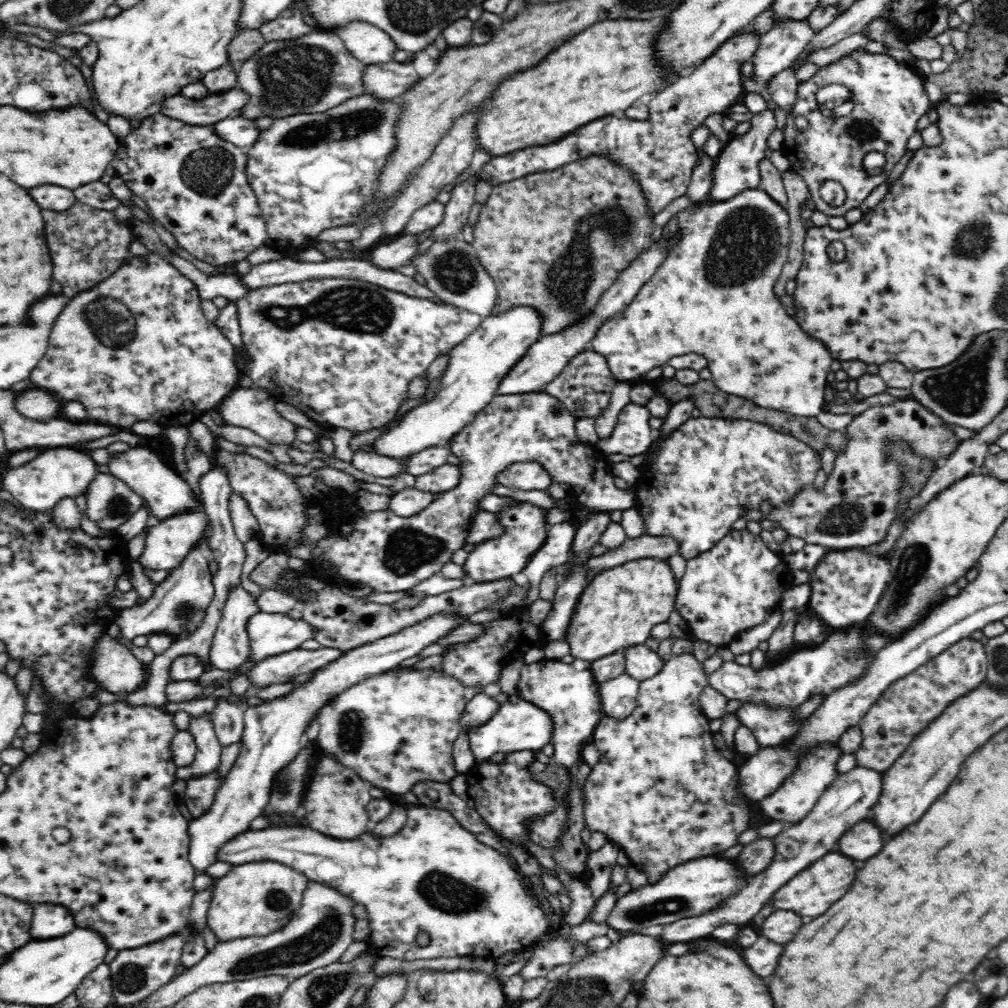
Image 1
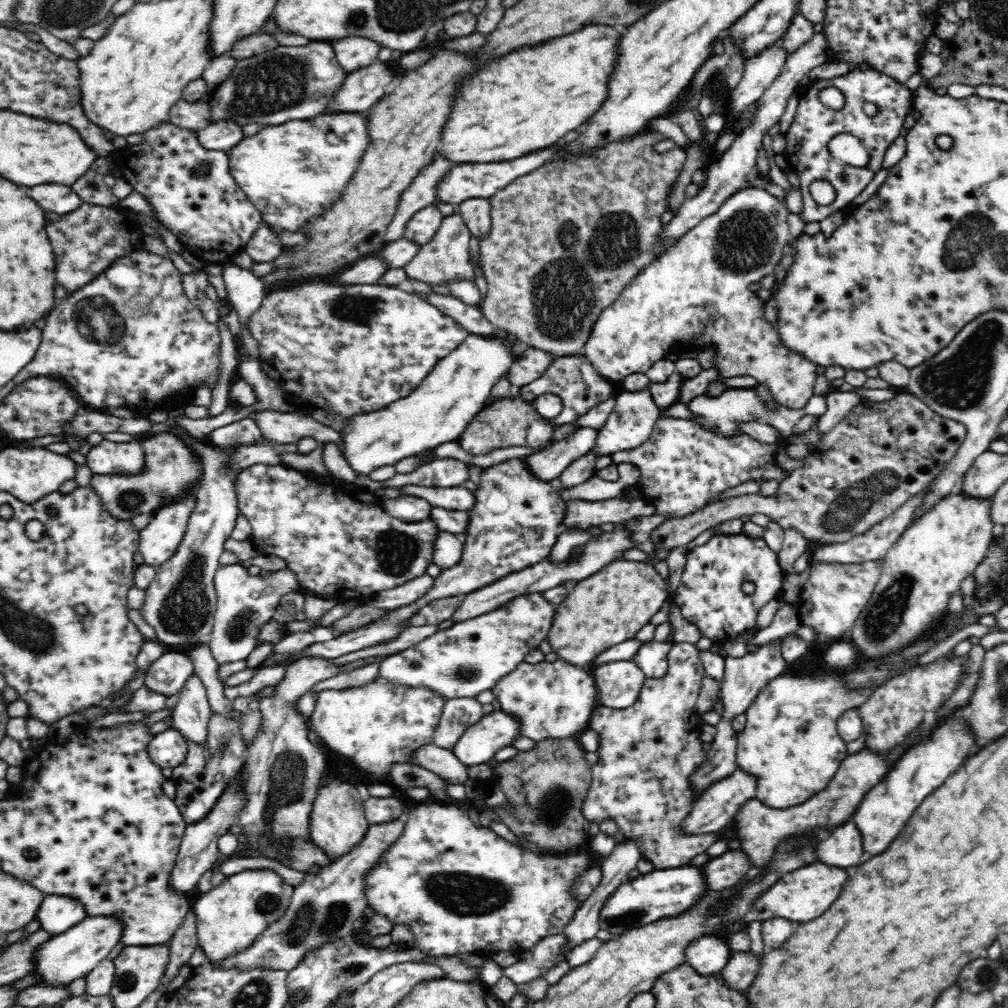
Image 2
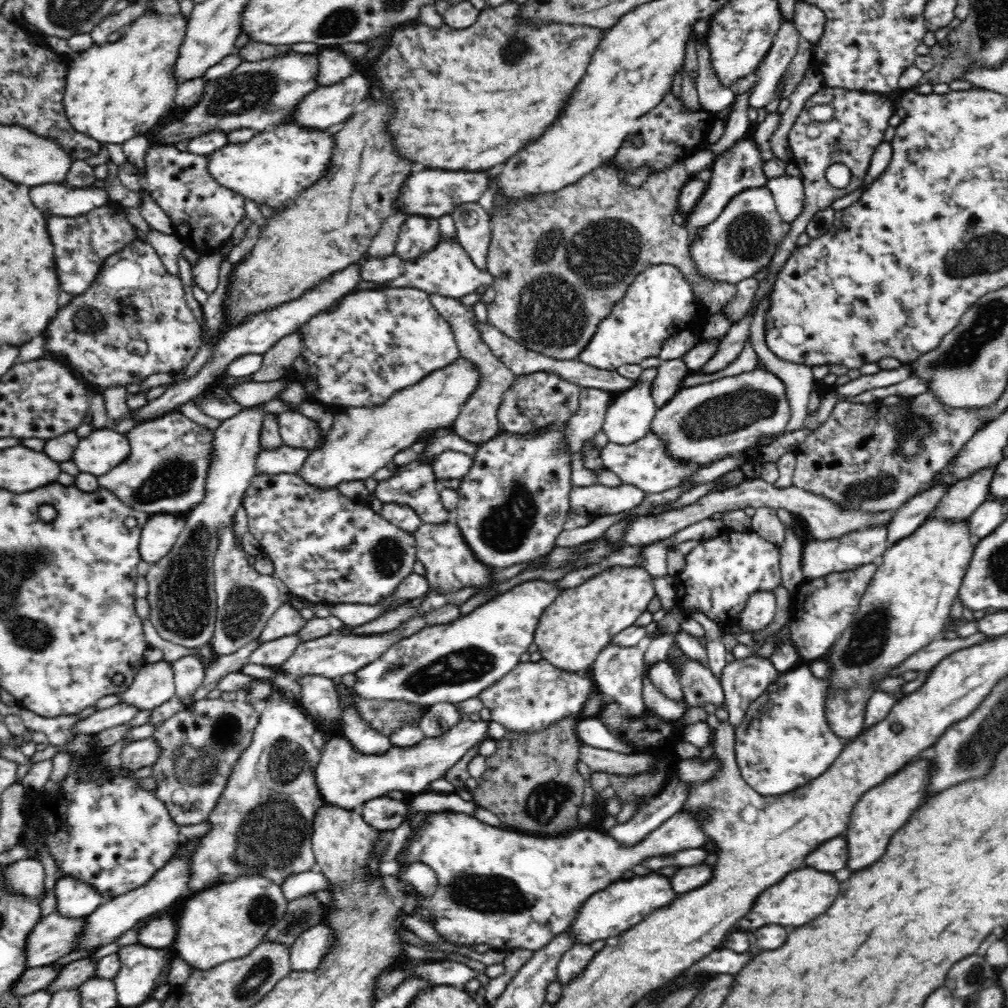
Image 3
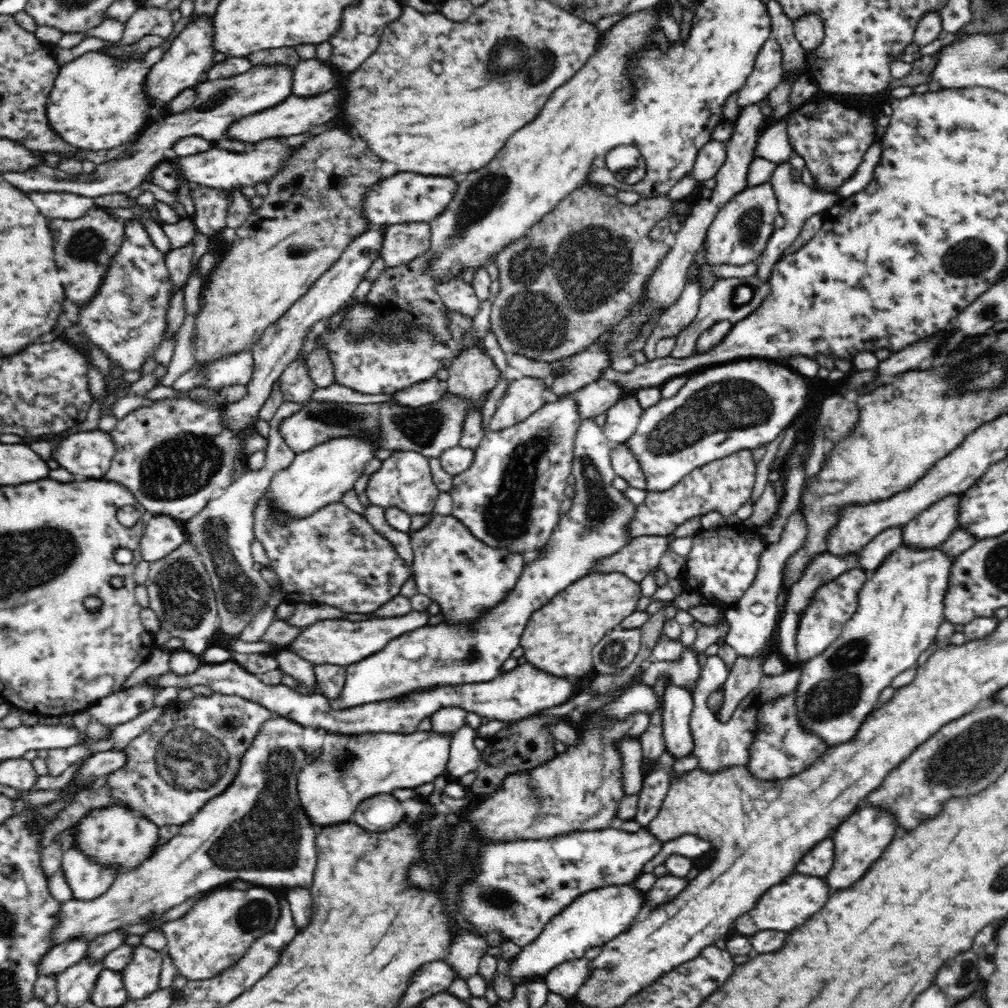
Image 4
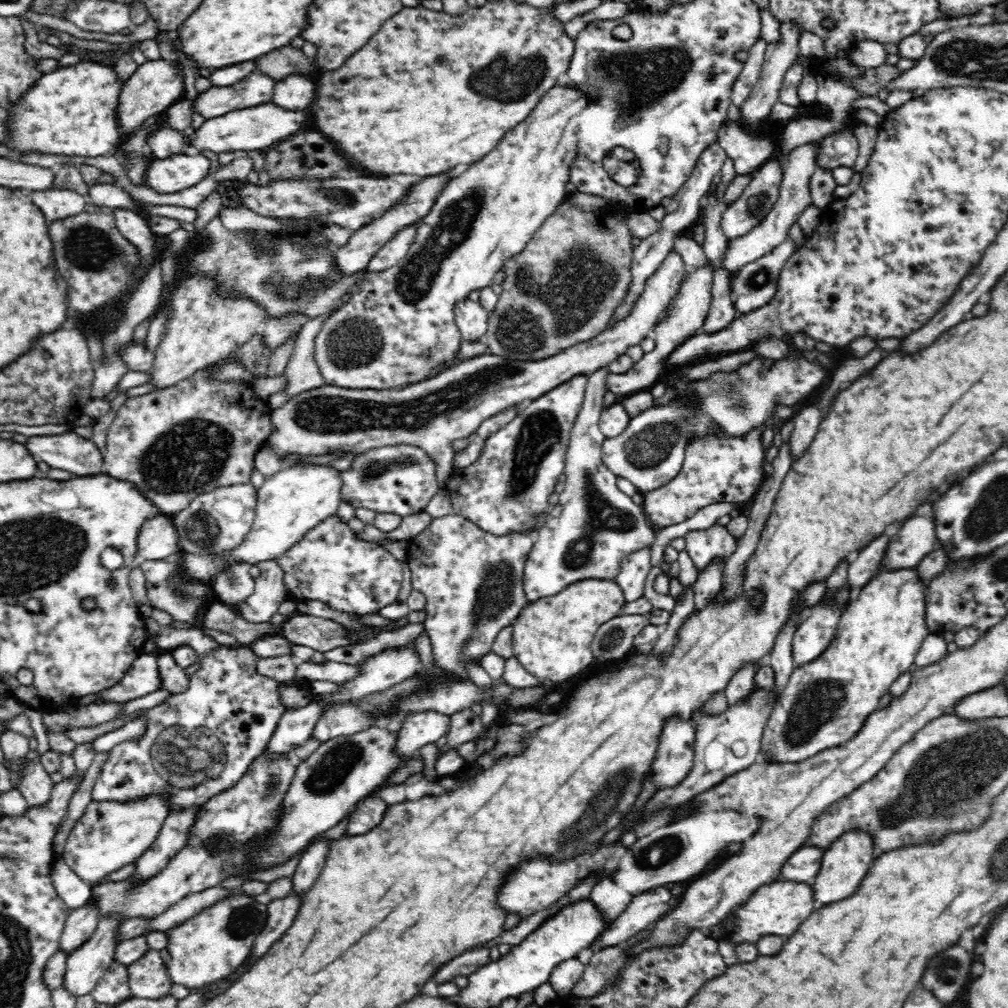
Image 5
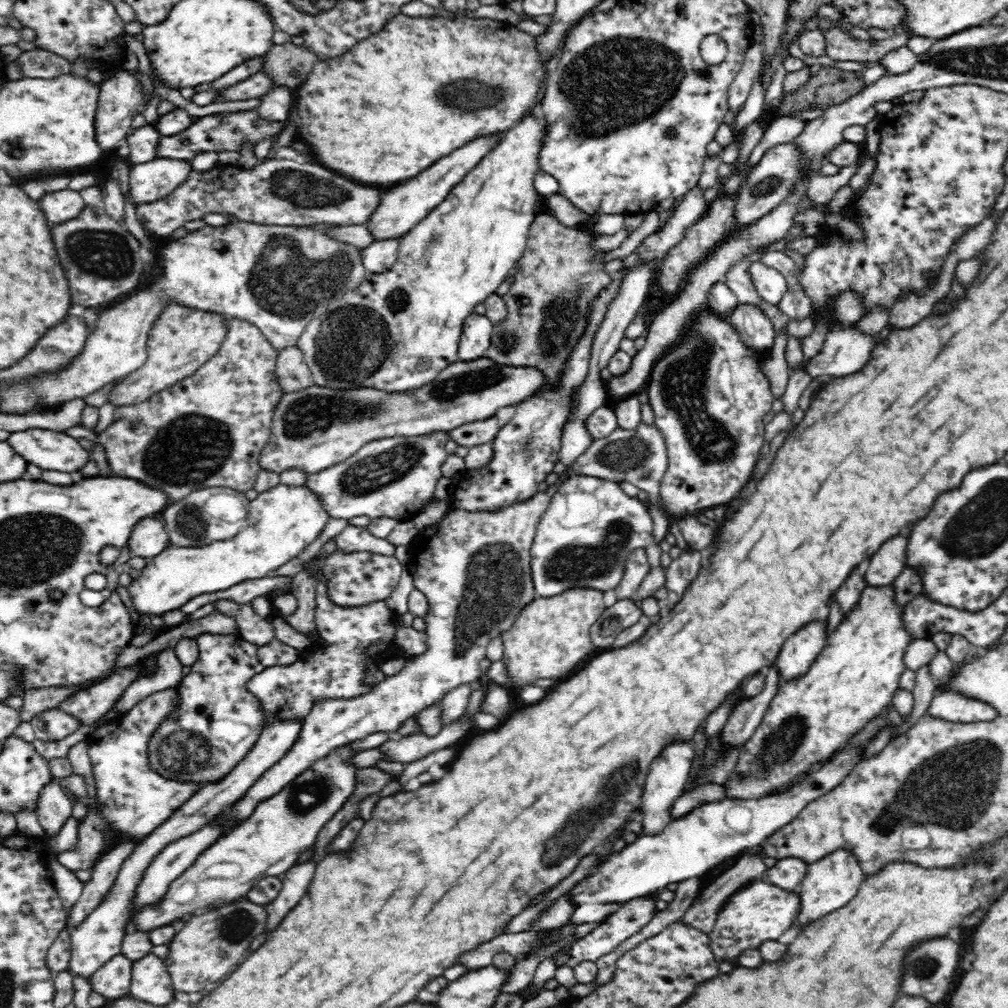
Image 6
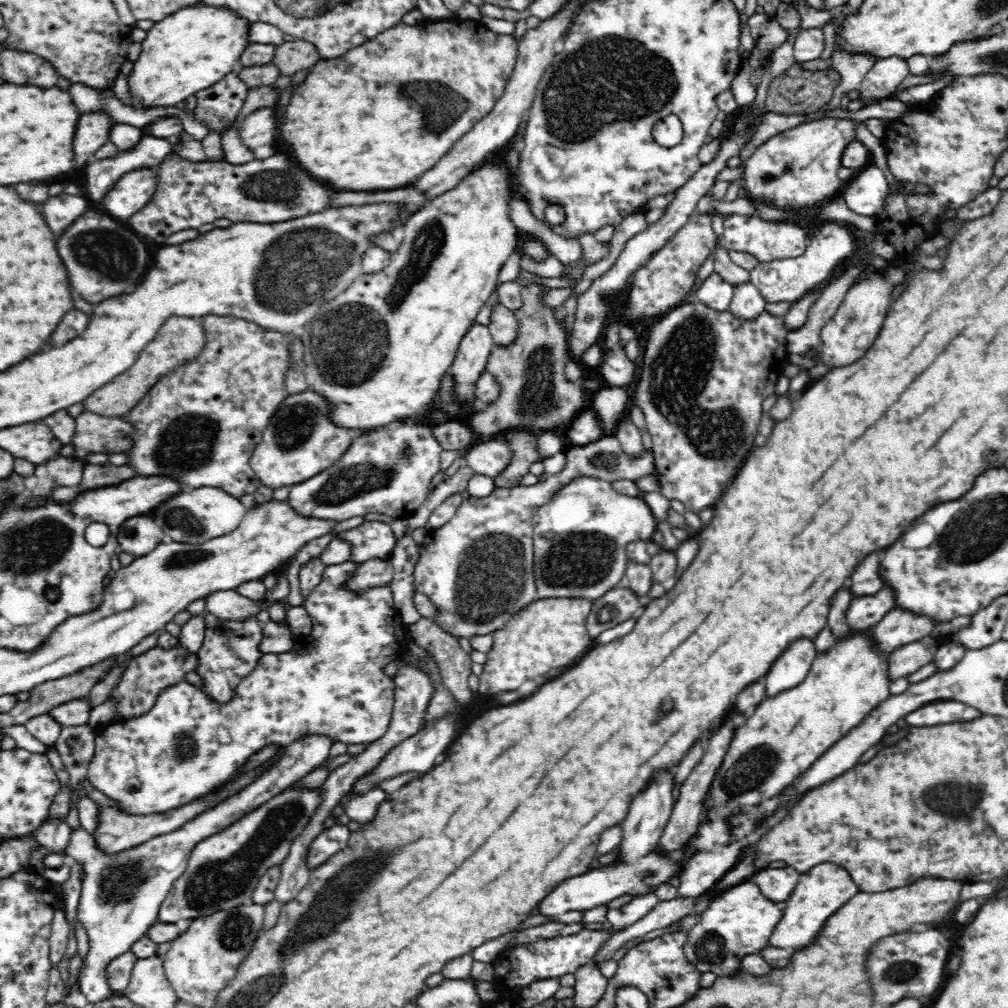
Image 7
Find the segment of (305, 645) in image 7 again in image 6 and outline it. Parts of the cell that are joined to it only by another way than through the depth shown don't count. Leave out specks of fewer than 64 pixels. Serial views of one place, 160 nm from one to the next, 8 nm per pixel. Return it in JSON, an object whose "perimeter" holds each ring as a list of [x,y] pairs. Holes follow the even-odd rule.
{"perimeter":[[[320,583],[315,590],[315,621],[319,628],[319,640],[326,640],[327,645],[304,649],[299,653],[298,662],[286,667],[266,668],[248,681],[248,691],[256,695],[265,708],[268,725],[275,721],[304,719],[312,706],[321,699],[350,699],[367,694],[374,686],[362,684],[365,664],[372,660],[364,652],[376,642],[387,642],[389,647],[378,655],[377,664],[383,659],[402,654],[395,643],[396,630],[390,625],[396,618],[399,617],[390,611],[385,600],[371,602],[366,606],[338,606],[328,597],[326,585]],[[177,689],[174,690],[164,690],[162,692],[156,692],[156,694],[152,694],[148,696],[148,698],[144,698],[144,700],[138,702],[136,706],[132,707],[126,714],[118,720],[118,722],[109,723],[102,728],[98,728],[96,732],[91,734],[90,737],[87,738],[87,743],[89,745],[88,754],[90,755],[90,760],[92,763],[93,775],[95,778],[95,790],[97,794],[97,802],[96,807],[98,809],[95,811],[95,815],[91,815],[91,811],[89,811],[89,815],[87,818],[78,820],[77,822],[77,842],[74,844],[73,848],[69,850],[65,850],[62,853],[56,854],[56,858],[60,864],[66,866],[70,870],[74,870],[74,872],[79,870],[92,870],[97,863],[97,860],[108,850],[111,849],[116,843],[120,841],[127,841],[130,839],[132,843],[141,843],[153,830],[156,830],[158,826],[160,826],[167,818],[172,816],[172,813],[175,810],[178,810],[184,802],[187,802],[199,789],[196,783],[187,783],[180,781],[172,781],[171,779],[165,779],[162,775],[152,771],[150,769],[150,765],[148,765],[148,741],[152,739],[152,736],[156,733],[156,730],[159,730],[160,724],[165,720],[168,714],[172,714],[172,710],[177,706]]]}

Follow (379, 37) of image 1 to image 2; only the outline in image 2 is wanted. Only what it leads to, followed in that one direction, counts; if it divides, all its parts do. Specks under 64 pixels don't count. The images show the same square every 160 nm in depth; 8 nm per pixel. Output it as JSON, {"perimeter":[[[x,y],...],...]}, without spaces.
{"perimeter":[[[346,36],[333,41],[332,45],[340,66],[348,74],[378,60],[382,48],[379,42],[365,36]]]}

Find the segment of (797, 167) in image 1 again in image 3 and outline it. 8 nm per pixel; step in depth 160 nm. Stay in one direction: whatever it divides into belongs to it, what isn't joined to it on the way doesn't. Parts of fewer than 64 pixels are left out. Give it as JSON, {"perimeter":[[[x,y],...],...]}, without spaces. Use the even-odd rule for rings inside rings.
{"perimeter":[[[825,85],[805,102],[805,107],[799,112],[788,134],[788,146],[792,149],[793,162],[800,169],[803,180],[804,210],[790,223],[789,232],[783,236],[773,260],[766,269],[766,276],[759,281],[758,290],[750,304],[750,311],[738,323],[734,323],[727,334],[718,341],[718,348],[714,352],[714,356],[700,368],[699,374],[708,375],[718,372],[730,366],[738,358],[745,343],[749,340],[752,318],[756,316],[758,307],[764,306],[764,300],[769,300],[769,296],[776,286],[778,273],[784,268],[786,262],[790,261],[792,254],[795,254],[798,240],[800,240],[799,236],[806,232],[806,227],[812,222],[812,218],[822,210],[833,208],[836,200],[852,194],[854,190],[864,185],[874,150],[885,141],[884,133],[890,126],[888,120],[896,112],[894,105],[894,101],[890,99],[888,93],[832,88]],[[816,104],[830,104],[834,110],[833,118],[829,121],[816,121],[812,118],[810,108]],[[836,163],[842,163],[851,170],[852,182],[846,188],[835,188],[826,179],[826,169]]]}

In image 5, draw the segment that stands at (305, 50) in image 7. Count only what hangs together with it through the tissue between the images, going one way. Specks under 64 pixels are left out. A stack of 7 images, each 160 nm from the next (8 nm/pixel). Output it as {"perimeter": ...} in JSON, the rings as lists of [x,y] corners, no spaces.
{"perimeter":[[[291,44],[255,58],[254,62],[259,72],[276,81],[296,72],[309,74],[316,66],[312,59],[304,55],[302,49],[294,48]]]}

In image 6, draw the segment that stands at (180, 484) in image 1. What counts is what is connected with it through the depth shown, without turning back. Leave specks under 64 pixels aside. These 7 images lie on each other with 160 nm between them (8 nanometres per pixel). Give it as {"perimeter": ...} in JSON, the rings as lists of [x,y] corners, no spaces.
{"perimeter":[[[28,429],[13,432],[8,444],[24,456],[30,464],[36,464],[44,470],[58,472],[78,472],[90,464],[90,454],[78,443],[78,439],[46,429]]]}

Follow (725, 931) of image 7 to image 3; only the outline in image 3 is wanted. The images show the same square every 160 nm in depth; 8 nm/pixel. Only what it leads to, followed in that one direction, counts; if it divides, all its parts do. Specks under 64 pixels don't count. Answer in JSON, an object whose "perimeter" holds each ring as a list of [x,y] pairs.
{"perimeter":[[[804,866],[786,874],[780,882],[769,886],[758,895],[748,914],[737,922],[737,929],[753,931],[768,924],[782,924],[782,926],[802,926],[816,918],[820,912],[824,914],[834,898],[840,892],[840,882],[832,874],[815,868]]]}

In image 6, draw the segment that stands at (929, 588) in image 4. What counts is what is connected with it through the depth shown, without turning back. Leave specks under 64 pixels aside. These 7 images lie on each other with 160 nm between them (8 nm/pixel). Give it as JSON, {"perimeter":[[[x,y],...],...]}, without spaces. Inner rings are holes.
{"perimeter":[[[888,584],[886,586],[869,585],[863,590],[856,606],[854,606],[848,614],[845,614],[842,622],[840,622],[832,632],[828,633],[827,645],[822,649],[822,652],[818,655],[816,661],[812,663],[812,667],[808,672],[794,678],[792,681],[784,681],[782,686],[780,686],[778,694],[776,694],[776,697],[772,700],[766,714],[763,716],[762,723],[758,726],[758,729],[754,732],[752,738],[744,743],[743,753],[740,753],[734,774],[732,774],[728,782],[724,784],[729,799],[760,799],[767,797],[767,793],[770,793],[771,790],[776,790],[776,788],[780,788],[780,786],[792,782],[798,774],[810,771],[816,762],[820,762],[822,758],[826,758],[826,756],[830,756],[830,754],[835,754],[838,749],[847,745],[855,736],[858,736],[876,716],[878,716],[878,712],[880,712],[882,708],[886,708],[891,704],[892,696],[894,692],[896,692],[896,689],[899,688],[900,677],[902,676],[902,673],[908,669],[905,663],[906,649],[915,639],[914,635],[911,634],[907,629],[907,626],[904,624],[903,608],[904,605],[899,604],[899,602],[895,600],[895,586],[893,584]],[[735,774],[745,774],[745,777],[741,781],[738,781],[738,779],[734,779]]]}

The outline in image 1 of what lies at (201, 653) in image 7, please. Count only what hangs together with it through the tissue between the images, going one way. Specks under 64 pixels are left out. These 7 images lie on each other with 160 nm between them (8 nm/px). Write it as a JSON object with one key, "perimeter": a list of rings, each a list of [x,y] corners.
{"perimeter":[[[218,770],[187,782],[186,796],[183,801],[194,819],[210,810],[216,792],[218,792],[222,783]]]}

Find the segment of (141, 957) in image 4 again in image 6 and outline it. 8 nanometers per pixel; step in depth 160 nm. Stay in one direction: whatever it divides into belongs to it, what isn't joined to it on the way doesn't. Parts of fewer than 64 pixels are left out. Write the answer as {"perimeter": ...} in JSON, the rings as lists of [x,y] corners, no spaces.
{"perimeter":[[[150,953],[133,963],[128,996],[166,1006],[174,998],[175,991],[164,959]]]}

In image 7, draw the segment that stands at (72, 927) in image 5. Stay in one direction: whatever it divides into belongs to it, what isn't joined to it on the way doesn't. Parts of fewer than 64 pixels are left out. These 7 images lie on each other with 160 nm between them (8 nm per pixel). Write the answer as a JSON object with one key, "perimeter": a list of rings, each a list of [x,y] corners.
{"perimeter":[[[284,747],[279,750],[263,767],[244,775],[241,779],[236,779],[233,783],[230,783],[225,789],[222,789],[220,794],[214,794],[214,796],[200,796],[196,798],[194,802],[182,806],[182,808],[176,808],[169,810],[167,813],[162,814],[149,814],[149,815],[126,815],[122,811],[115,809],[114,807],[100,806],[98,805],[97,812],[97,826],[94,829],[93,837],[96,841],[96,849],[100,849],[104,855],[115,855],[125,850],[133,849],[135,846],[141,845],[143,842],[150,840],[151,838],[168,834],[173,830],[178,830],[181,826],[184,826],[187,822],[190,822],[195,816],[198,816],[205,810],[212,809],[220,802],[227,800],[230,796],[237,794],[239,790],[242,790],[246,784],[250,784],[260,772],[264,772],[274,760],[278,760],[278,756],[284,754]]]}

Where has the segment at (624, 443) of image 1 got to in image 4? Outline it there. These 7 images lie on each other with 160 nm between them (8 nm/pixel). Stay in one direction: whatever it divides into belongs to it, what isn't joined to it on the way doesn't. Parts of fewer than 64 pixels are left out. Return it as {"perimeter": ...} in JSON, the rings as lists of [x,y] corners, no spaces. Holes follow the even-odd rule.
{"perimeter":[[[686,283],[680,298],[673,305],[668,306],[668,312],[660,318],[658,326],[643,348],[648,361],[656,359],[656,345],[660,339],[677,336],[694,322],[694,318],[698,316],[698,310],[700,310],[701,298],[698,286],[698,283]],[[635,392],[622,397],[606,412],[603,424],[606,438],[612,443],[625,443],[635,433],[643,412]]]}

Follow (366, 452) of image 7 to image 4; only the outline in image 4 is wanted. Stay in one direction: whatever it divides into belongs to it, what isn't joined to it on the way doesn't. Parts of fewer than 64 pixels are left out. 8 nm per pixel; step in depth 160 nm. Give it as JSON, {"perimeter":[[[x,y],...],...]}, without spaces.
{"perimeter":[[[397,451],[392,458],[382,463],[381,468],[372,473],[365,492],[372,504],[382,508],[396,507],[410,516],[434,514],[434,505],[441,493],[433,481],[432,469],[423,455],[414,451]]]}

